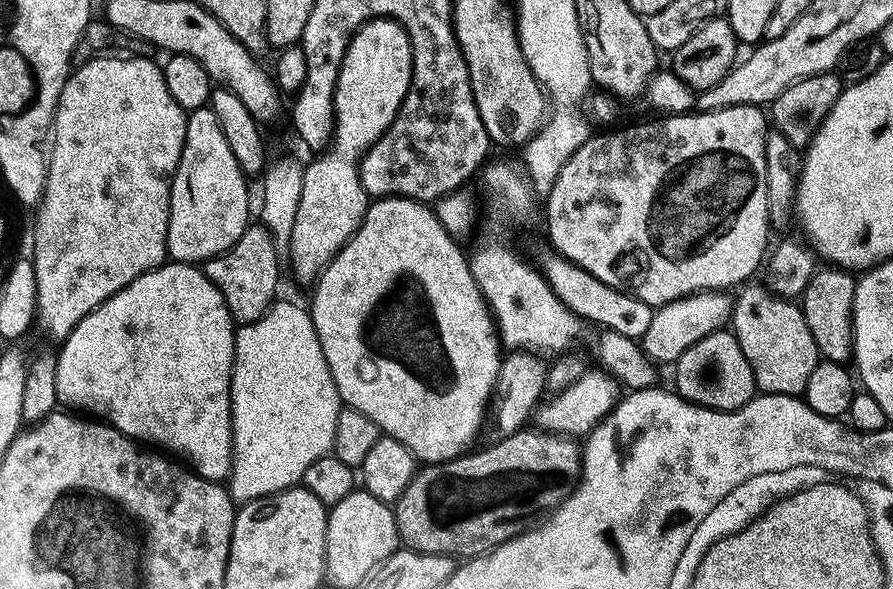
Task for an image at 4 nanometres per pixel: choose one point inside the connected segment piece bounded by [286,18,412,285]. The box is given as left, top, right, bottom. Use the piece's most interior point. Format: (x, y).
(375, 76)

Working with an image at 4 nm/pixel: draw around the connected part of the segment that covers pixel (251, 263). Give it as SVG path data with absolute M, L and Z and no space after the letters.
M249 226L233 248L228 249L223 256L213 256L203 265L204 275L222 294L228 313L237 325L254 322L277 299L276 283L280 280L280 272L276 266L276 251L278 245L267 228Z

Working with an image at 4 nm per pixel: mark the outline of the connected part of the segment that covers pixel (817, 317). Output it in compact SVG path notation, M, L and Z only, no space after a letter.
M824 266L816 270L798 300L804 312L806 326L810 326L810 334L814 334L816 349L826 360L844 362L853 355L852 339L852 303L856 293L857 277L851 271L839 266Z

